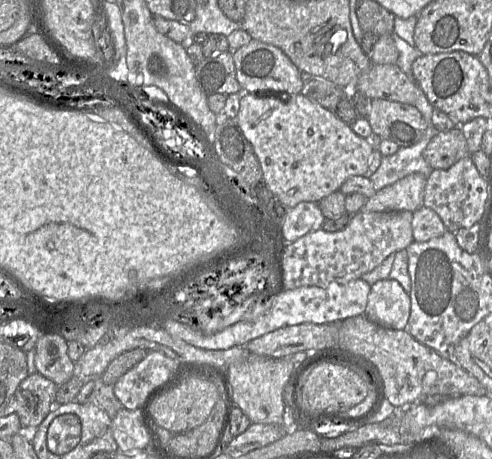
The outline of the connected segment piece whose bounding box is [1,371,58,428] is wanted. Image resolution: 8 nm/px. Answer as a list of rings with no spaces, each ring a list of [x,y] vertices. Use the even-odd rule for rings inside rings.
[[[37,371],[17,387],[1,416],[17,414],[22,428],[38,427],[56,405],[57,385]]]

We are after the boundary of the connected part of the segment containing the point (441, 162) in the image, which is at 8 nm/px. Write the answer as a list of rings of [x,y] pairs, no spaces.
[[[459,127],[438,133],[423,153],[433,169],[449,169],[468,155],[466,138]]]

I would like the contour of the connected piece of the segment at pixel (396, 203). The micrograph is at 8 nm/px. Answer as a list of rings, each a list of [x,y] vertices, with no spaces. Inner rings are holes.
[[[410,174],[394,184],[384,187],[369,198],[361,211],[414,212],[423,206],[427,178],[423,174]]]

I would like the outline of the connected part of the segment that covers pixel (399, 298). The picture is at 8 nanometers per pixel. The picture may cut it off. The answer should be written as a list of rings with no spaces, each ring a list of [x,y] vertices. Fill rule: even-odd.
[[[394,279],[379,280],[371,286],[364,315],[372,322],[396,330],[407,328],[410,296]]]

